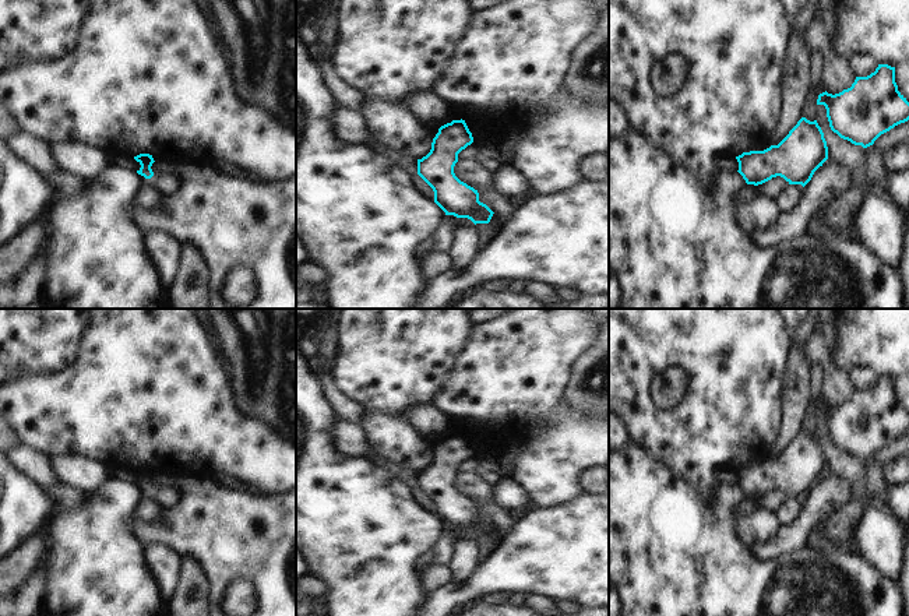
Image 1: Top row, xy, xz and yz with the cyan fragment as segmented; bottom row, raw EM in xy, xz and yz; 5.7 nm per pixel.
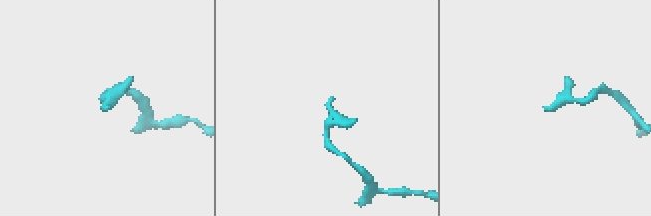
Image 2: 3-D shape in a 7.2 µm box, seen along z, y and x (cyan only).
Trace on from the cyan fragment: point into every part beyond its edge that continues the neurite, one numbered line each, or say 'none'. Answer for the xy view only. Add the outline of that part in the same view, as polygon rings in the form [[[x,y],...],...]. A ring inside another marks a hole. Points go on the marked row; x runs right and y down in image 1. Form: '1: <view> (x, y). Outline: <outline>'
none

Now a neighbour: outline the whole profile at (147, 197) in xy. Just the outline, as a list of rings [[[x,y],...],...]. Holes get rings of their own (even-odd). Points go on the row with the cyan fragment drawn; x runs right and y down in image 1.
[[[144,179],[134,196],[134,204],[145,210],[155,210],[162,196],[154,189],[151,179]]]

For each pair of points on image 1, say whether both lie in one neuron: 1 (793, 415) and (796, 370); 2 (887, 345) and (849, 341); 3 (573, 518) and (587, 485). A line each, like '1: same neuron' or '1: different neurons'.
1: same neuron
2: same neuron
3: different neurons

